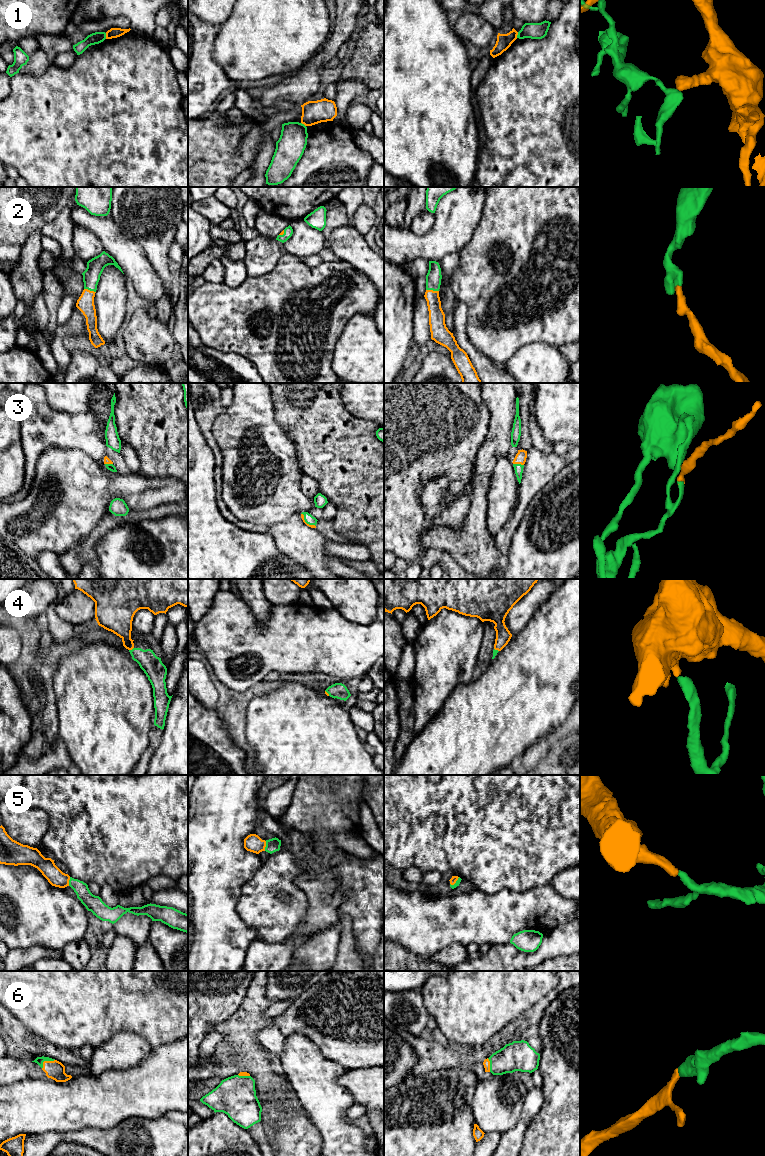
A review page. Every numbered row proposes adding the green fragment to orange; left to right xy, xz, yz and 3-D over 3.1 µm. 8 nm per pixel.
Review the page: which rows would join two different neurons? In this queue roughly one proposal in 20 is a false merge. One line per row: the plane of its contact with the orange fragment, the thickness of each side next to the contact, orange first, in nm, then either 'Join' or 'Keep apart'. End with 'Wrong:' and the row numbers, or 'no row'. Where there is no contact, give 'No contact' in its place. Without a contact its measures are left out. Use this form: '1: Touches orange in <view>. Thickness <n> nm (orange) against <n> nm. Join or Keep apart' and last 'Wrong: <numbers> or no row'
1: Touches orange in xy. Thickness 80 nm (orange) against 100 nm. Keep apart
2: Touches orange in yz. Thickness 130 nm (orange) against 130 nm. Join
3: Touches orange in yz. Thickness 90 nm (orange) against 70 nm. Join
4: Touches orange in xy. Thickness 200 nm (orange) against 160 nm. Join
5: Touches orange in xz. Thickness 140 nm (orange) against 110 nm. Join
6: Touches orange in xy. Thickness 150 nm (orange) against 60 nm. Join
Wrong: 1

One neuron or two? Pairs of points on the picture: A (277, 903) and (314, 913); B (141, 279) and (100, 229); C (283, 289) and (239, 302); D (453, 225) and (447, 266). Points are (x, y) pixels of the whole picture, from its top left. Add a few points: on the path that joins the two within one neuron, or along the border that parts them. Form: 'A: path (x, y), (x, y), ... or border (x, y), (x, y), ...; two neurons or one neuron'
A: border (301, 888), (307, 898), (307, 911), (294, 931); two neurons
B: path (136, 267), (112, 241); one neuron
C: path (272, 300), (270, 302), (250, 302); one neuron
D: border (459, 250), (447, 253), (438, 262); two neurons

